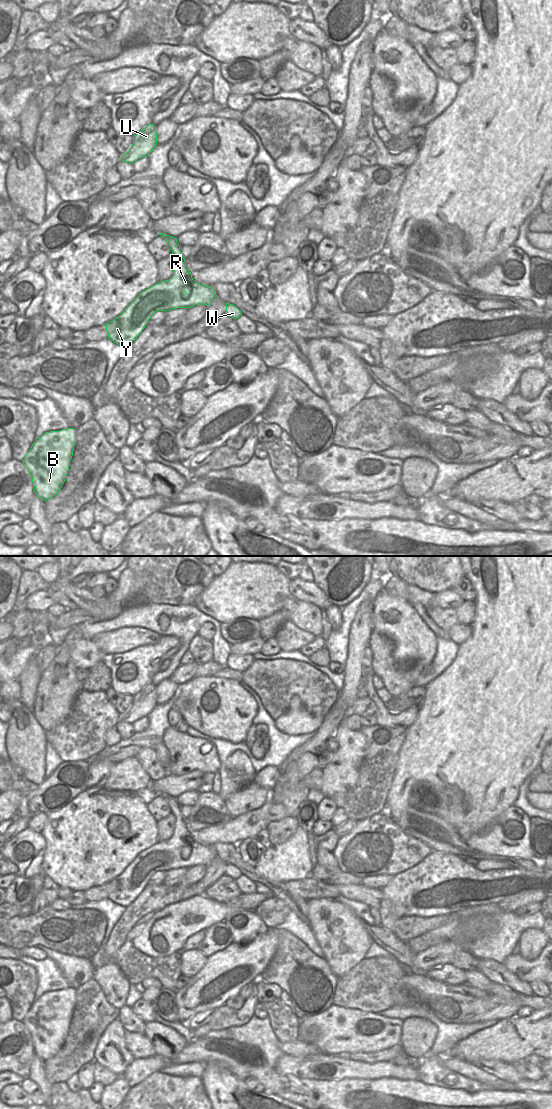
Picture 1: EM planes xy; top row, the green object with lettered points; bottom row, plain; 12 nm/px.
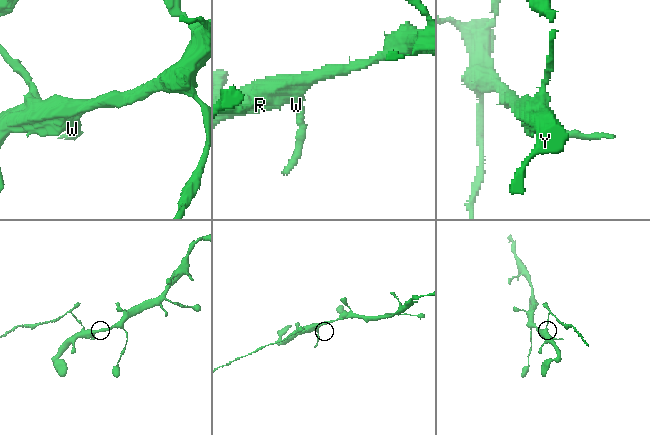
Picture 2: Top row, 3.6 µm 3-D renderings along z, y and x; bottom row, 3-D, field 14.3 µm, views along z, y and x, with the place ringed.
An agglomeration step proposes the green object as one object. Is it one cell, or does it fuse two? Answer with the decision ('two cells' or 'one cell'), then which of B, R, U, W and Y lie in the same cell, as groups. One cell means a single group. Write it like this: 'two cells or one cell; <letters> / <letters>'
two cells; B R W Y / U

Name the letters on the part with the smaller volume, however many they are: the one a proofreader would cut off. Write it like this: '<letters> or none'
U

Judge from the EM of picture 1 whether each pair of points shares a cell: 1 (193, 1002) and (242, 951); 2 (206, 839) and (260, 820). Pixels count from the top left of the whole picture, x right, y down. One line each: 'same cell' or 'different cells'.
1: same cell
2: same cell

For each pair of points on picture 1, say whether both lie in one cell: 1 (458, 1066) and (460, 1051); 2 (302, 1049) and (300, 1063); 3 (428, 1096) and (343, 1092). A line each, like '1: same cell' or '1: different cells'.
1: different cells
2: different cells
3: same cell

